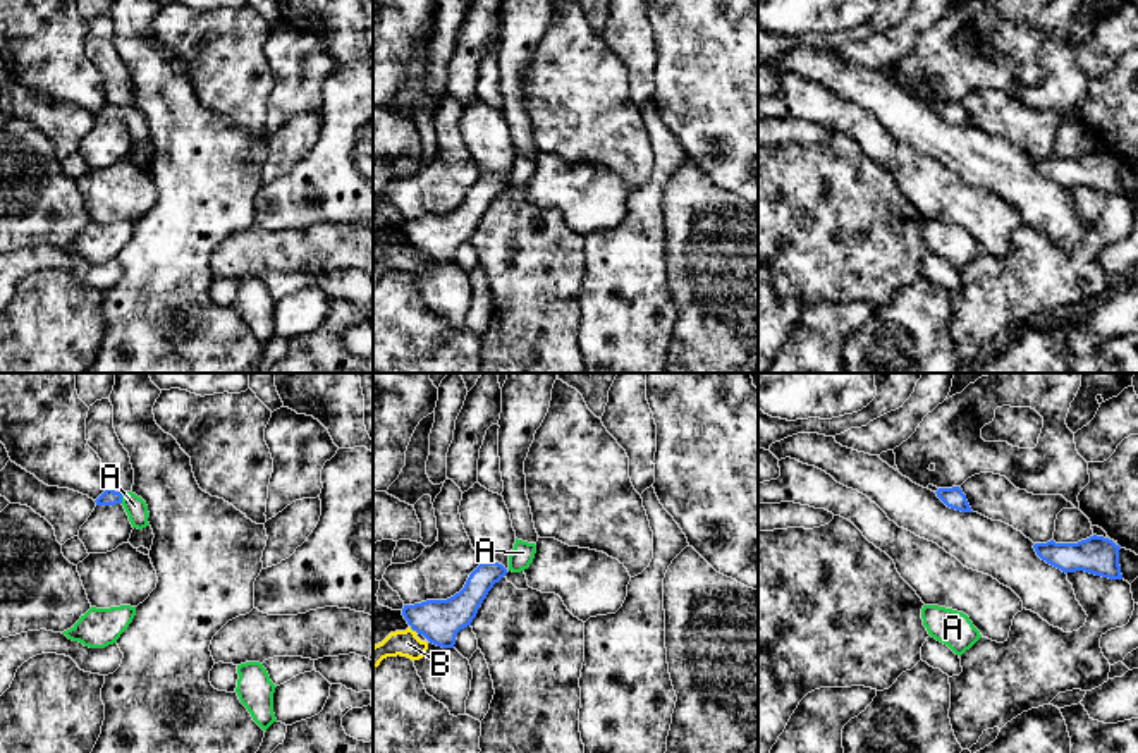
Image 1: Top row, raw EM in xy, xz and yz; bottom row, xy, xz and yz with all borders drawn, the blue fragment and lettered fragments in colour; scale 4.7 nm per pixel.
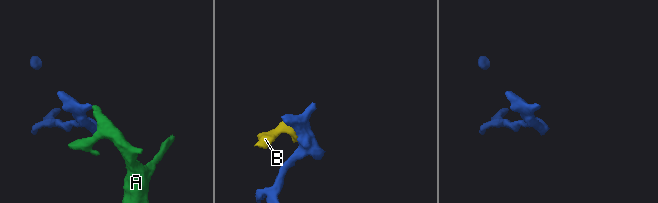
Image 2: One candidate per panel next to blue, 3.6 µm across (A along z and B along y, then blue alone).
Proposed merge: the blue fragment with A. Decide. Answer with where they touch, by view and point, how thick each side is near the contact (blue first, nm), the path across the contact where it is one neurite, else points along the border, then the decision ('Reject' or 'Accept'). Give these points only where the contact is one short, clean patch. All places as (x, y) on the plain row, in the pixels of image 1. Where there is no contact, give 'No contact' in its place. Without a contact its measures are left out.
Touches blue at xy (121, 114). Thickness 80 nm (blue) against 100 nm. Path across: xy (109, 112), (121, 114), (134, 121). Accept

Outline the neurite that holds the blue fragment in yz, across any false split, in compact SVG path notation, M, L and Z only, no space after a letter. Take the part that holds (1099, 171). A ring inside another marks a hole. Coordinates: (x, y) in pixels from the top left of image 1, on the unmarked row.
M1090 151L1078 158L1047 158L1033 160L1037 170L1062 187L1085 186L1109 194L1123 194L1119 181L1119 165L1112 155Z

